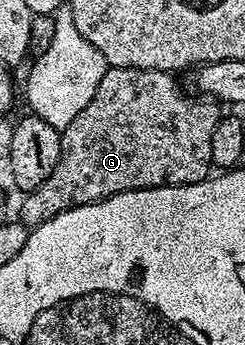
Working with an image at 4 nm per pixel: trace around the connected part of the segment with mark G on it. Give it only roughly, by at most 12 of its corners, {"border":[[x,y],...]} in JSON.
{"border":[[107,66],[61,128],[33,229],[212,175],[219,104],[169,71]]}

